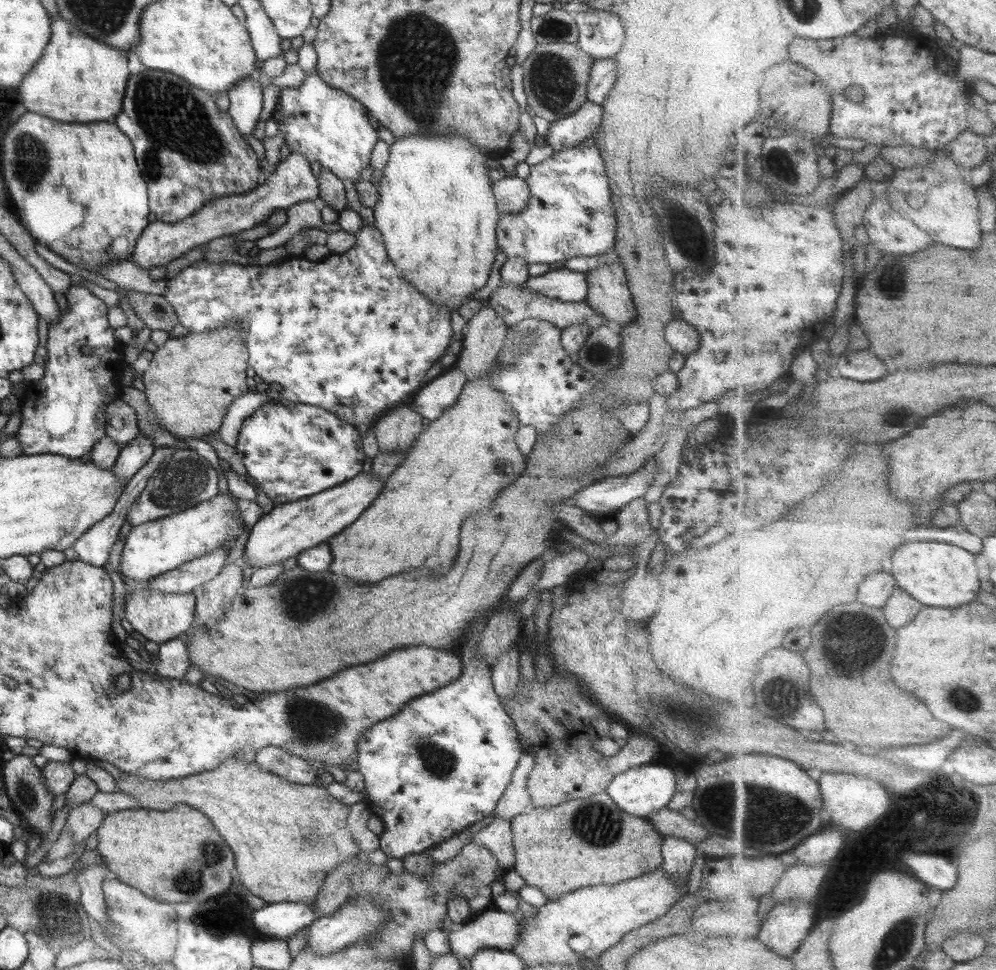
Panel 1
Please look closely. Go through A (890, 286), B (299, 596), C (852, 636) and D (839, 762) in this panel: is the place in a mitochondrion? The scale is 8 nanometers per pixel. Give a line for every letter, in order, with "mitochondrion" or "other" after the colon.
A: other
B: mitochondrion
C: mitochondrion
D: other

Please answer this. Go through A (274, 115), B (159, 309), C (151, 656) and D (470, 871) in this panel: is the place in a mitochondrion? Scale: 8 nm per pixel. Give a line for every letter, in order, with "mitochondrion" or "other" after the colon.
A: other
B: other
C: other
D: mitochondrion

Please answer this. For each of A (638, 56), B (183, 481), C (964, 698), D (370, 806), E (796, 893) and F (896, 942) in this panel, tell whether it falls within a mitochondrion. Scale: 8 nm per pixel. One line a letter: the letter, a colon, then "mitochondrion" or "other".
A: other
B: mitochondrion
C: mitochondrion
D: other
E: other
F: mitochondrion

